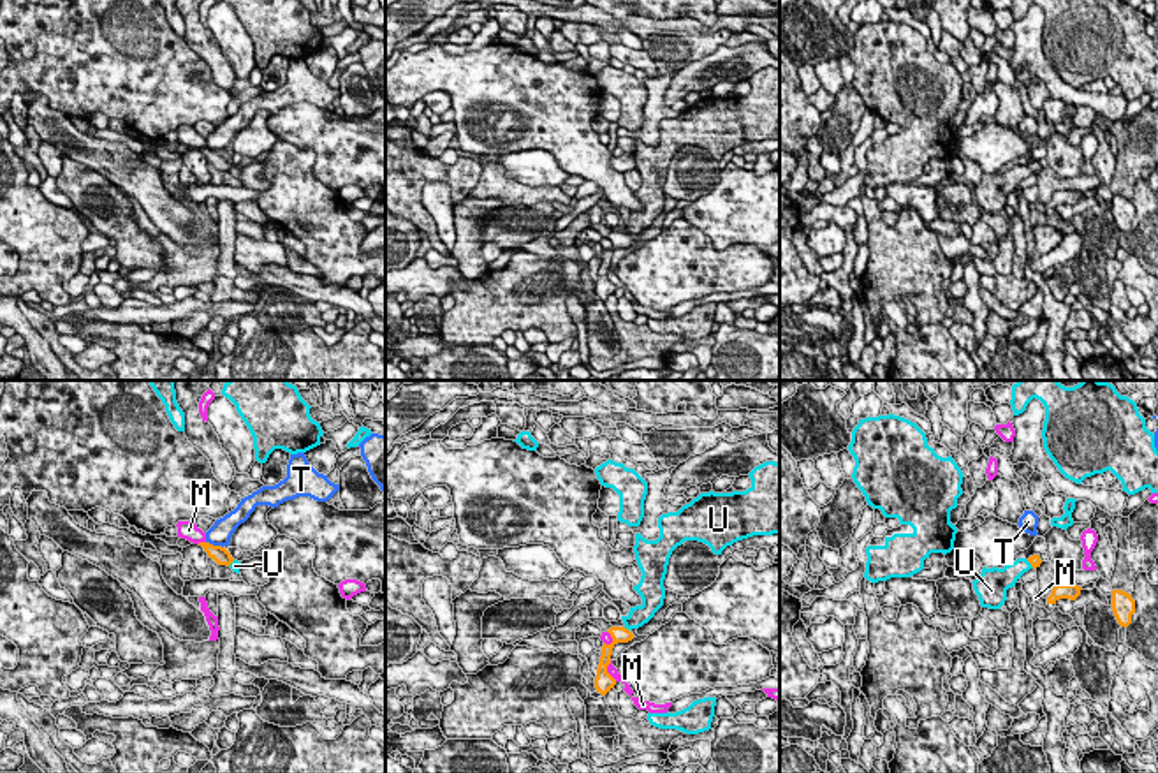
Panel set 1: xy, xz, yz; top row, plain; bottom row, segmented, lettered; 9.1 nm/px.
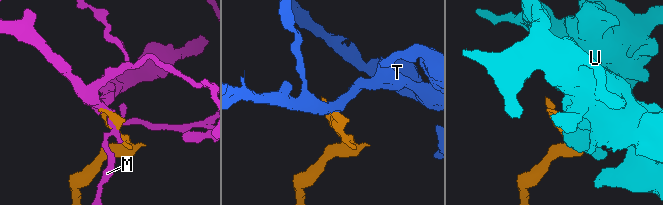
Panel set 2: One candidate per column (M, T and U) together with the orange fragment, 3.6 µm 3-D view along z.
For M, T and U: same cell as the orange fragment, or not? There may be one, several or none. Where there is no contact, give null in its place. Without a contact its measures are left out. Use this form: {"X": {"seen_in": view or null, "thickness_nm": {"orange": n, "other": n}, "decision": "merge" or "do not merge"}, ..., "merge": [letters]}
{"M": {"seen_in": "xz", "thickness_nm": {"orange": 180, "other": 90}, "decision": "do not merge"}, "T": {"seen_in": "xy", "thickness_nm": {"orange": 160, "other": 200}, "decision": "do not merge"}, "U": {"seen_in": "xz", "thickness_nm": {"orange": 160, "other": 190}, "decision": "do not merge"}, "merge": []}

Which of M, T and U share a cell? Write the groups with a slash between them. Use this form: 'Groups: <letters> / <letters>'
Groups: M / T / U

